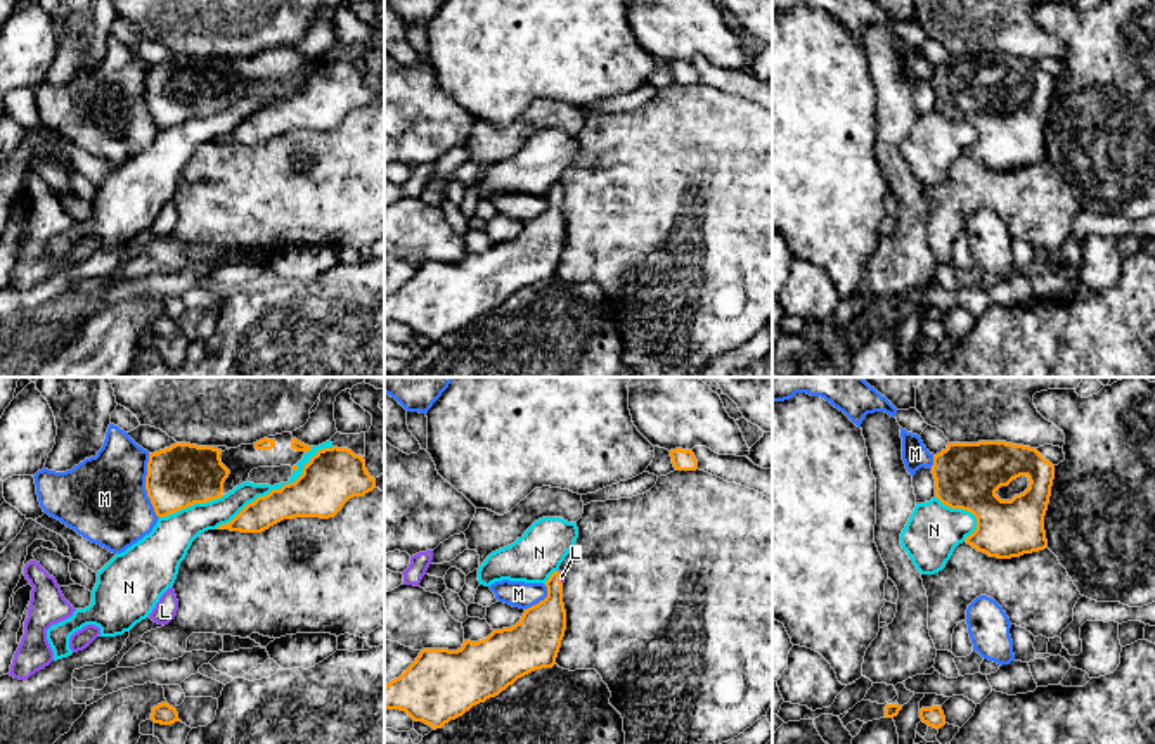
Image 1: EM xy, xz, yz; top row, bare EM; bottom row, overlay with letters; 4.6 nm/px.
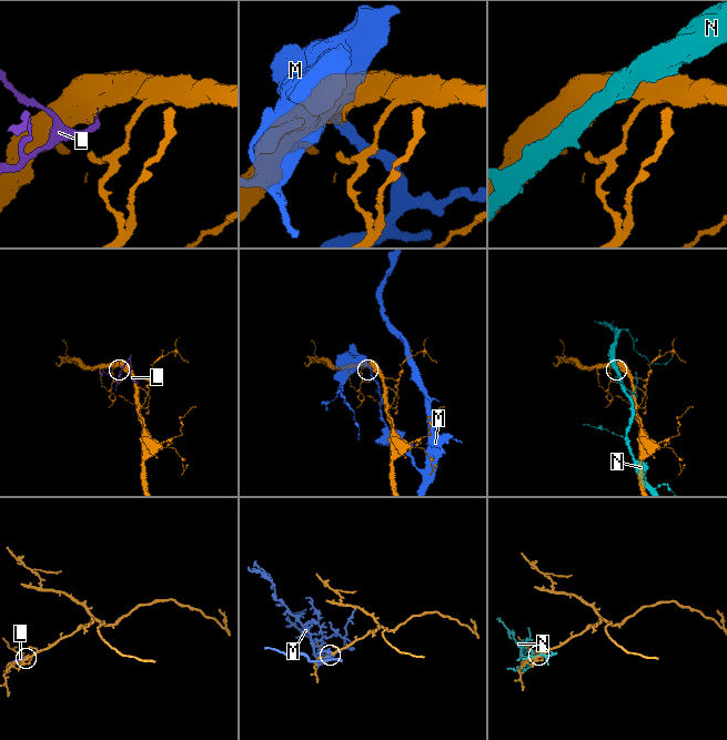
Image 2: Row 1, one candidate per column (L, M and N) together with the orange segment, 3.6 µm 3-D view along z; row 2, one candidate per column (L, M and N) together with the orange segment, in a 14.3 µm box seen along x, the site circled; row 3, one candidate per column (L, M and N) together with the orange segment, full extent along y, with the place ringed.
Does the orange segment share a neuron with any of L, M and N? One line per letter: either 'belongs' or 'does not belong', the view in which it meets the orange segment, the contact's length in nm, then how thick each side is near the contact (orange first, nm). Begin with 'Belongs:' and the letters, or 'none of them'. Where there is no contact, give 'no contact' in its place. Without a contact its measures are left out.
Belongs: L
L: belongs; meets orange in xz; contact 70 nm long; 200 nm thick on the orange side, 20 nm on the other
M: does not belong; meets orange in xy; contact 300 nm long; 280 nm thick on the orange side, 400 nm on the other
N: does not belong; meets orange in xy; contact 650 nm long; 260 nm thick on the orange side, 110 nm on the other

